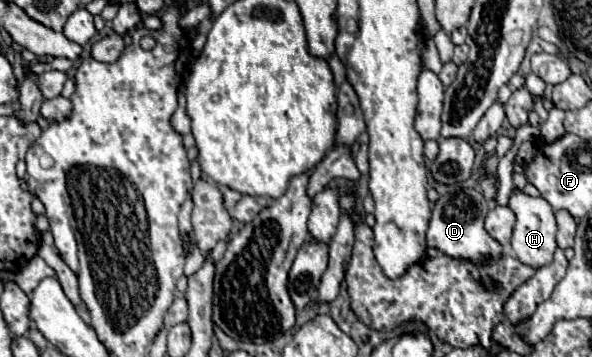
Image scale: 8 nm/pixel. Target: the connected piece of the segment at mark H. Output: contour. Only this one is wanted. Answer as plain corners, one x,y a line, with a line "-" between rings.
513,189
509,207
513,209
513,213
517,217
517,223
513,229
513,239
511,239
511,247
517,255
517,259
535,269
549,265
553,261
553,253
557,249
557,241
555,241
557,225
555,225
555,213
553,213
551,205
547,205
547,201
543,197
531,197
531,195
523,193
521,189

